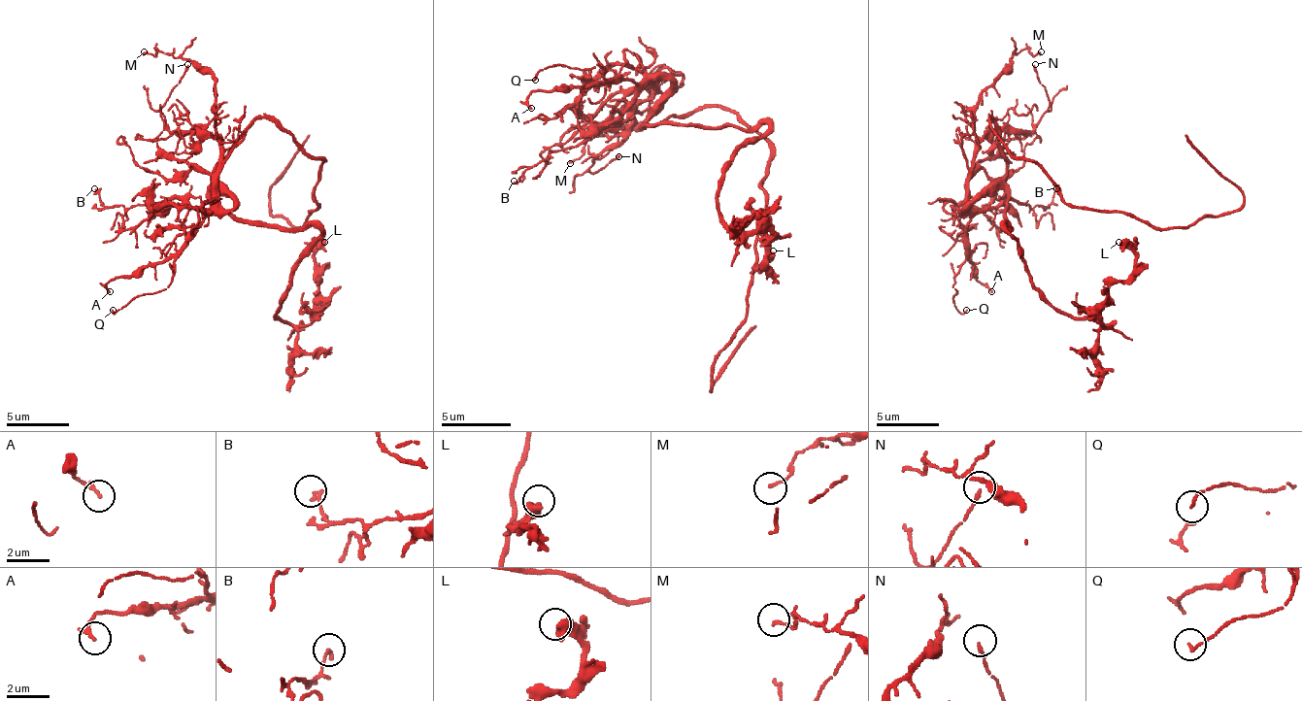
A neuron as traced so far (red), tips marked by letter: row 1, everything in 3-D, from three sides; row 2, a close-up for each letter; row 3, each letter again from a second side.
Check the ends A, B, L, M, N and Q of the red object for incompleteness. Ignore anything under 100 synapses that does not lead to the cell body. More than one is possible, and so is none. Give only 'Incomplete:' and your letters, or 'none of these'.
Incomplete: none of these

